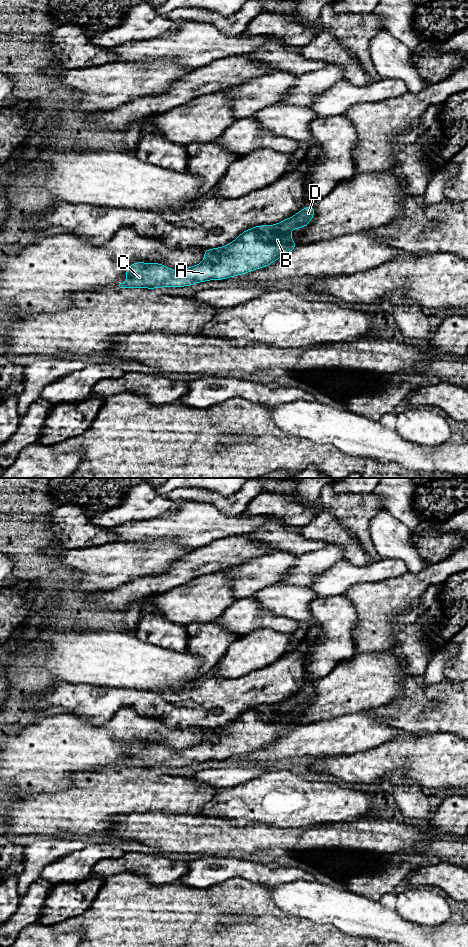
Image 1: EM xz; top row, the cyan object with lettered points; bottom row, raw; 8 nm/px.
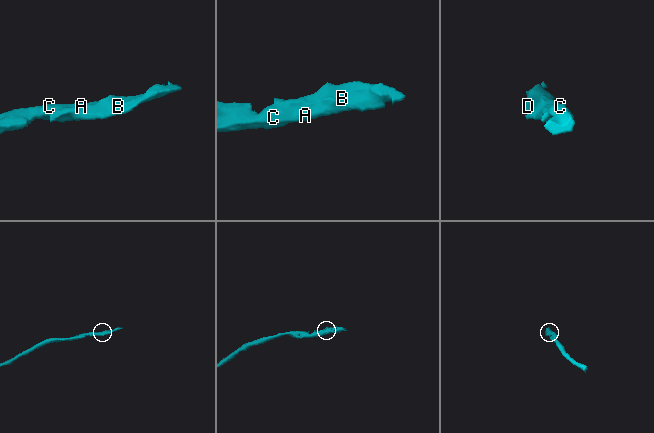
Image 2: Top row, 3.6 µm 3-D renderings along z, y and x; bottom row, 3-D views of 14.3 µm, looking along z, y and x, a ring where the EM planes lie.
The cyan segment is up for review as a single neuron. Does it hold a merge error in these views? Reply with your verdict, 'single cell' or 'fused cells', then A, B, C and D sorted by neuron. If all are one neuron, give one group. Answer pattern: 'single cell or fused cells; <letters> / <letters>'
single cell; A B C D

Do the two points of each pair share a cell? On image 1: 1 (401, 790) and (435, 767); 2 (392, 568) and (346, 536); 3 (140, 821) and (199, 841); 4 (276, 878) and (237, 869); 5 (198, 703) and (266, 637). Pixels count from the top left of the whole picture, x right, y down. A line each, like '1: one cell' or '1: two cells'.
1: two cells
2: two cells
3: one cell
4: one cell
5: two cells

